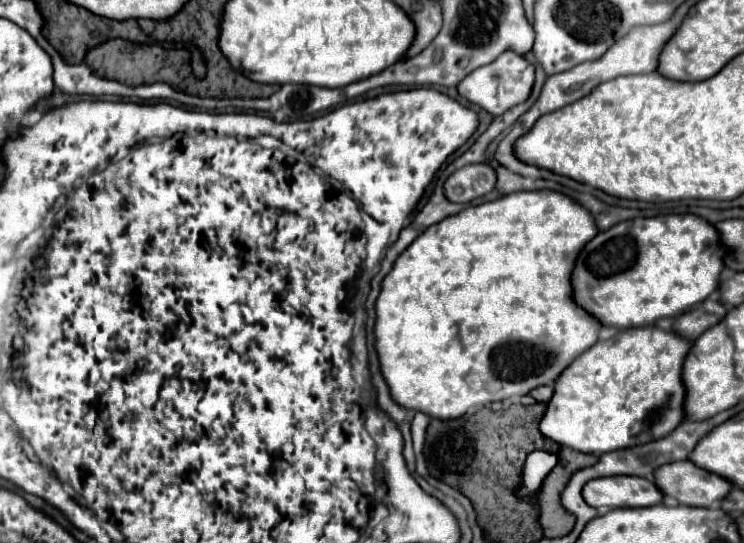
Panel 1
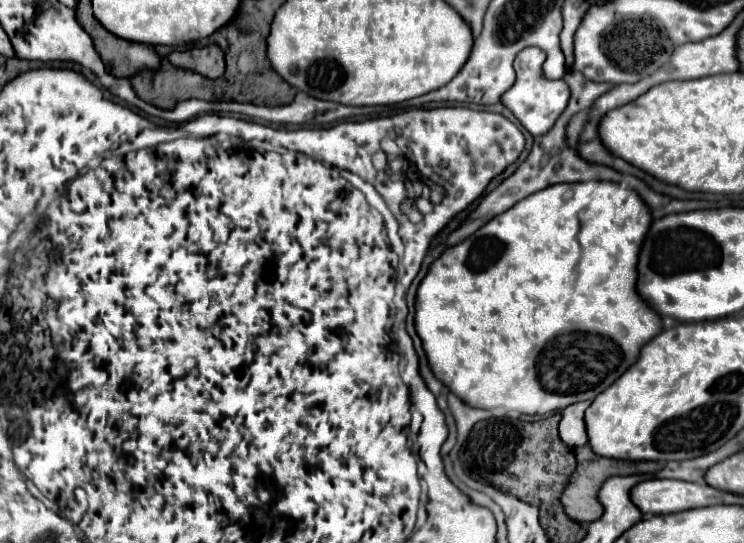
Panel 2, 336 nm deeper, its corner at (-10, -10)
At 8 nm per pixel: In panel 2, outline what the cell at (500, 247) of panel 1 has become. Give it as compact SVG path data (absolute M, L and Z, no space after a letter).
M590 180L584 184L554 184L548 186L546 190L540 190L520 200L520 204L492 218L470 238L446 250L430 266L426 278L418 286L416 318L414 318L416 332L422 338L422 346L426 350L430 368L436 374L436 378L444 382L466 404L486 410L504 408L508 412L520 412L520 414L548 414L582 400L594 400L638 360L640 348L662 332L660 314L652 312L652 308L648 308L648 304L644 304L640 296L636 296L636 256L640 254L640 244L648 234L650 222L652 222L652 214L648 204L634 190L618 182Z

